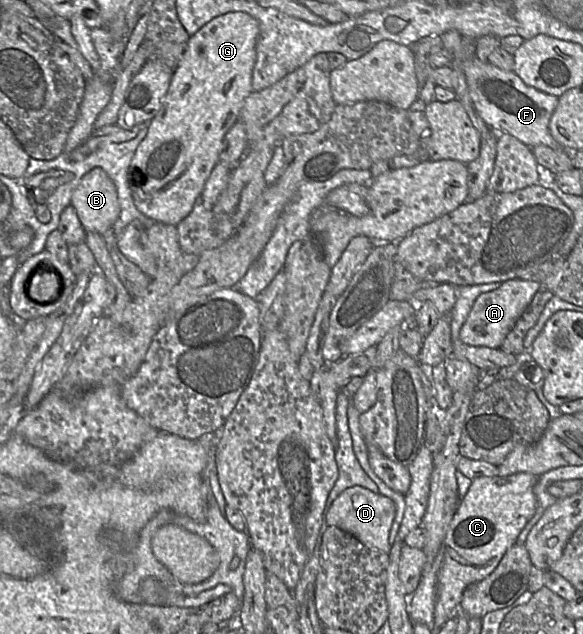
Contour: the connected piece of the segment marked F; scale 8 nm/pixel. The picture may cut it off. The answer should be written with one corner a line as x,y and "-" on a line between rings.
476,55
468,58
462,68
474,107
492,131
510,134
529,147
563,148
549,130
558,97
526,85
514,71
503,71
489,62
480,61

